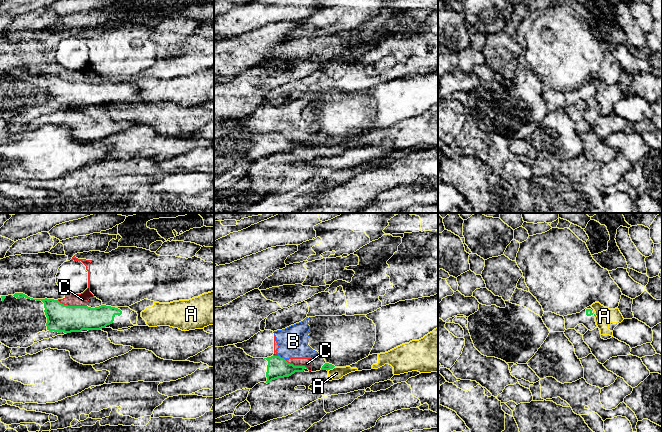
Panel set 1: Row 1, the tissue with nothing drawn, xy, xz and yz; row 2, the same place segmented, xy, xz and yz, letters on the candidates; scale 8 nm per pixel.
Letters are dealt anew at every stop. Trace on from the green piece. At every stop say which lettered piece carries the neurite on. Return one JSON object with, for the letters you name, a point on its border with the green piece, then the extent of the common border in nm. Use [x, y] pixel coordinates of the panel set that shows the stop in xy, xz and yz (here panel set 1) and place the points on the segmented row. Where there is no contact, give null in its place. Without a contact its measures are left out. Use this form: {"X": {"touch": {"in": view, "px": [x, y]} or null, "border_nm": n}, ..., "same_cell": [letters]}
{"same_cell": []}

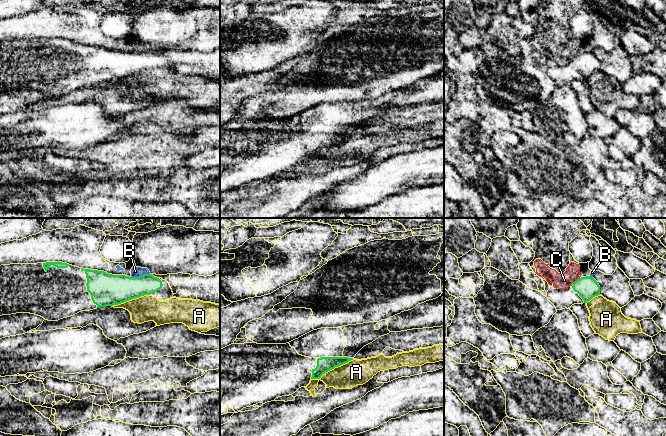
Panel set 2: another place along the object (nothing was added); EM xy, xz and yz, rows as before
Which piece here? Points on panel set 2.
{"same_cell": []}

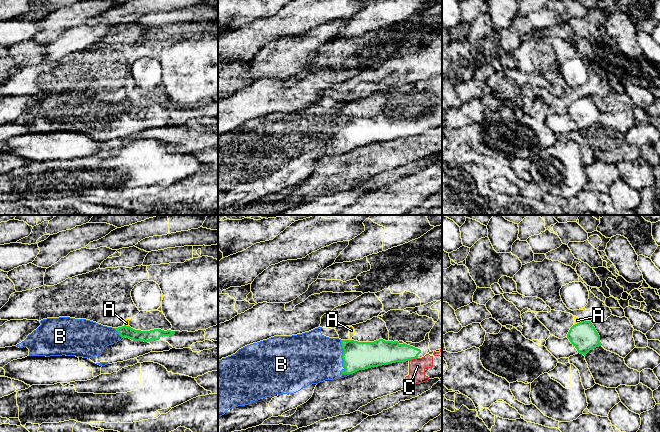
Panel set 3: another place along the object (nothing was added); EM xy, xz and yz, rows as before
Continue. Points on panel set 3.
{"B": {"touch": {"in": "xz", "px": [343, 360]}, "border_nm": 280}, "same_cell": ["B"]}

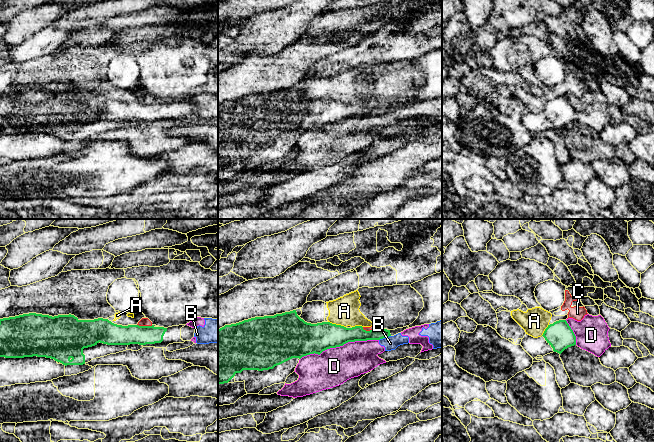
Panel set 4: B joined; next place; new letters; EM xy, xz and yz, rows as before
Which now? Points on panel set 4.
{"same_cell": []}

